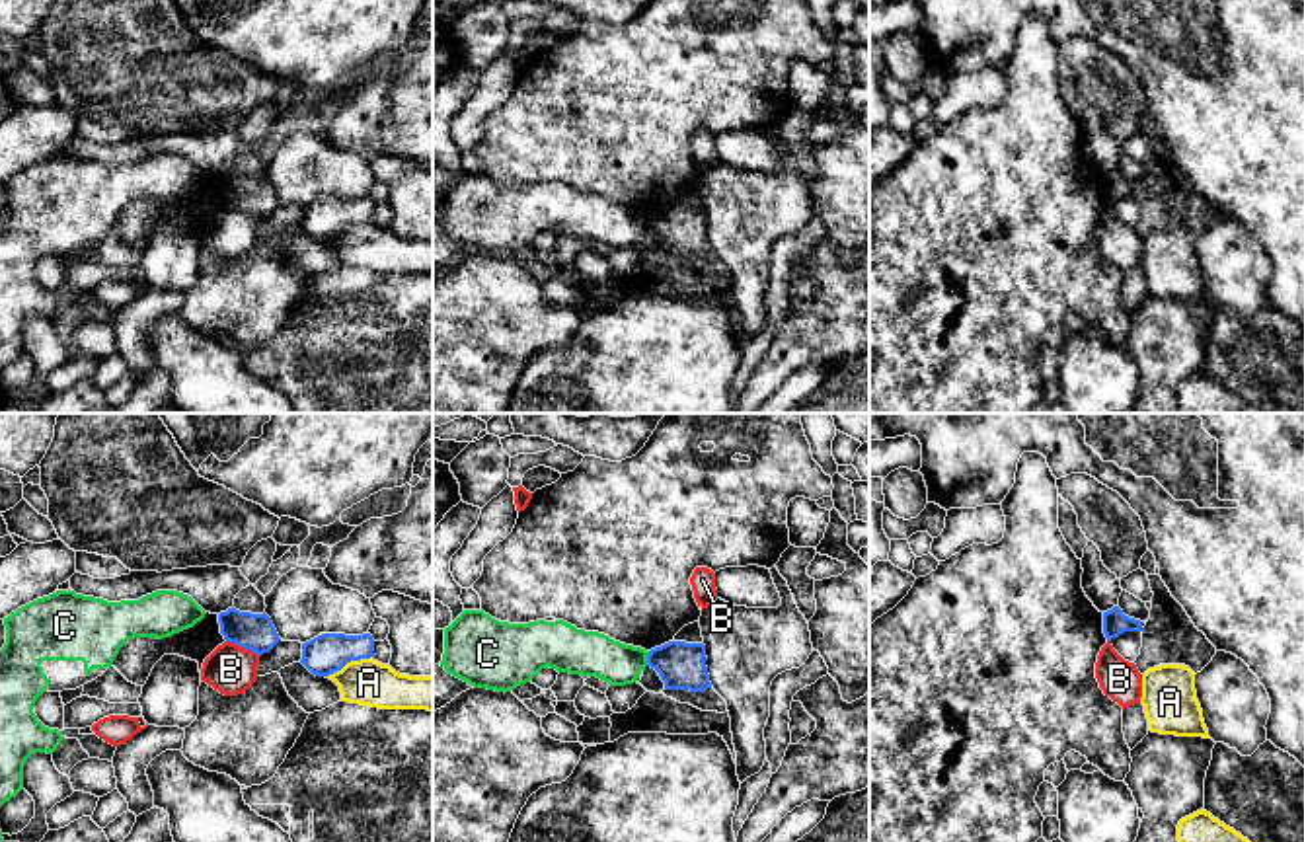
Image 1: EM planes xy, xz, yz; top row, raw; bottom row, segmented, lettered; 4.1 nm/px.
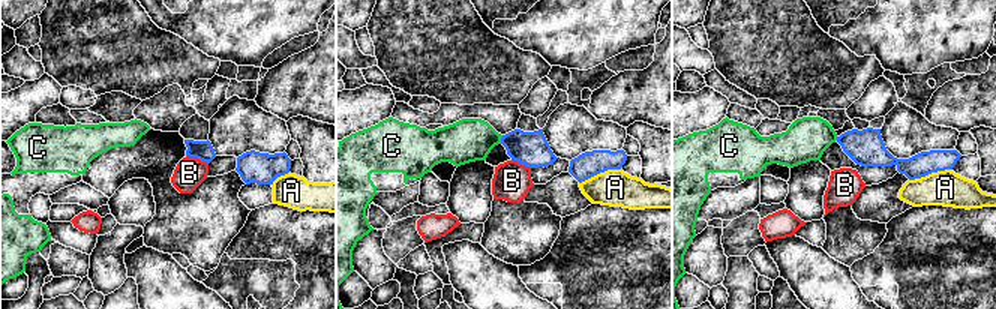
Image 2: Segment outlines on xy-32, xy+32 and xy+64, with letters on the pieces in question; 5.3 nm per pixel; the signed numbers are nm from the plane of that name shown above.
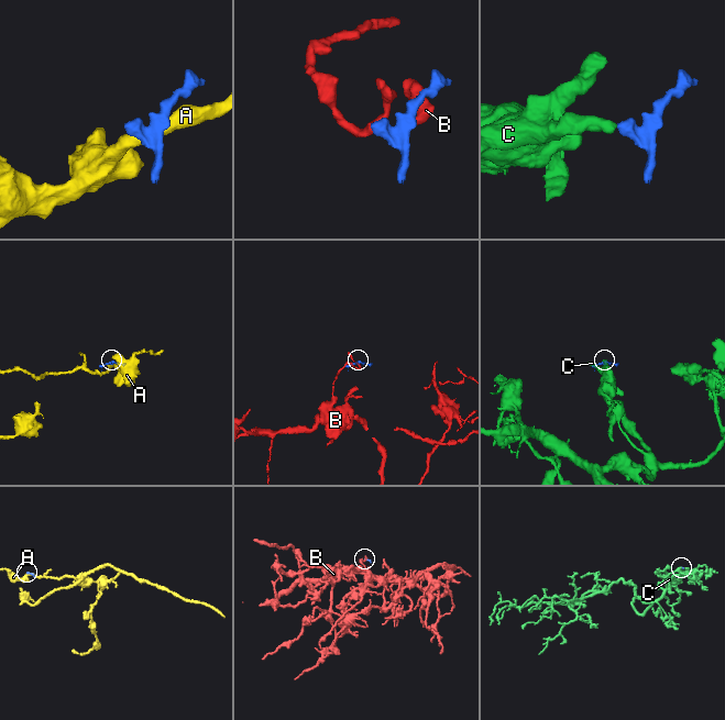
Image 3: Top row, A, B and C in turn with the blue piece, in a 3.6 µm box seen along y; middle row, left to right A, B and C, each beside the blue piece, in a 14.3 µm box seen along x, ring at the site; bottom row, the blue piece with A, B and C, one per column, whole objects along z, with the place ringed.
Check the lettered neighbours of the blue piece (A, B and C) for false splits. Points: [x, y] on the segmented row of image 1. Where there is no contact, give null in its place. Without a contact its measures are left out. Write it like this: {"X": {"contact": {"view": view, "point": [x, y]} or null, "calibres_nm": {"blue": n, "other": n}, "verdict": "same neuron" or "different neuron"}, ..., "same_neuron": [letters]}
{"A": {"contact": {"view": "xy", "point": [347, 661]}, "calibres_nm": {"blue": 160, "other": 190}, "verdict": "different neuron"}, "B": {"contact": {"view": "xy", "point": [244, 648]}, "calibres_nm": {"blue": 160, "other": 200}, "verdict": "different neuron"}, "C": {"contact": {"view": "xz", "point": [648, 659]}, "calibres_nm": {"blue": 200, "other": 190}, "verdict": "different neuron"}, "same_neuron": []}

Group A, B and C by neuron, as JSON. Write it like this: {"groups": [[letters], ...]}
{"groups": [["A"], ["B"], ["C"]]}

